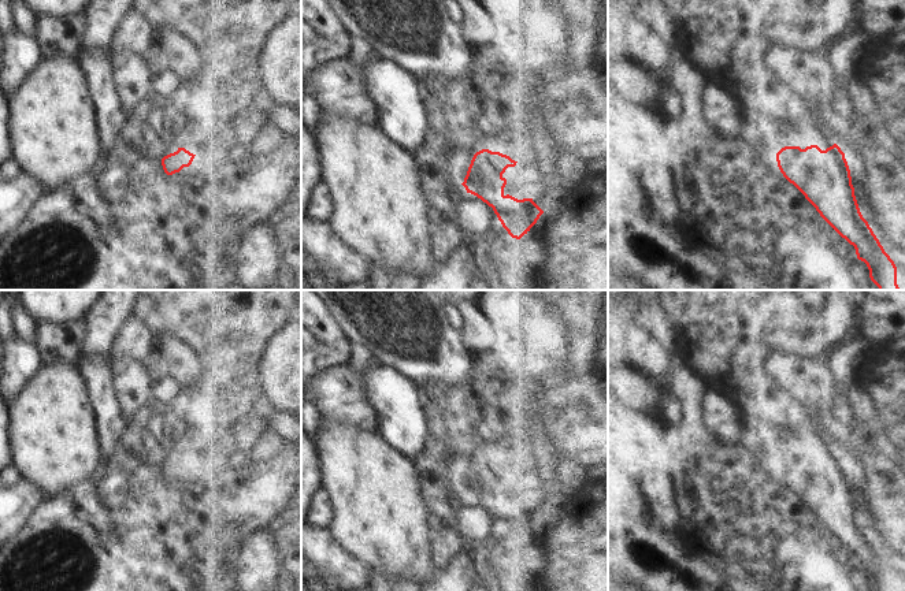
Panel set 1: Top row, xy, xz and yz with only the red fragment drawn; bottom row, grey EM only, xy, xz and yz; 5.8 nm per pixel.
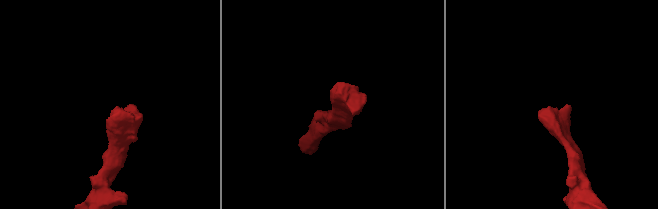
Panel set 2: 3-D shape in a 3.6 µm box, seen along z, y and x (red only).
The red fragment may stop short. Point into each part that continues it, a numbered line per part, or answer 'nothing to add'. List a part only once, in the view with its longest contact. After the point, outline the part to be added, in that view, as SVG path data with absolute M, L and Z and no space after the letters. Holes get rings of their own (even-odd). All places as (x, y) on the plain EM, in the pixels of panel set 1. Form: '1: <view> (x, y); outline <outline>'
1: yz (724, 344); outline M661 290L653 316L664 334L671 337L671 345L690 371L694 384L701 390L716 390L724 394L738 408L742 419L739 445L767 460L776 461L785 453L800 453L801 442L819 434L826 428L826 423L776 384L765 369L765 361L772 350L780 350L797 358L828 363L832 352L856 332L854 327L846 323L846 316L853 315L850 300L856 293L842 291L845 304L831 309L831 315L837 317L837 326L821 332L812 323L798 326L795 313L779 312L768 293L754 298L753 290L743 290L741 302L735 298L735 290Z

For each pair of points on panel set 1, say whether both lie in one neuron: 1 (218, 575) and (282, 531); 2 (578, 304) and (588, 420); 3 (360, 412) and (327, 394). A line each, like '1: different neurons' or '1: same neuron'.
1: different neurons
2: different neurons
3: same neuron

